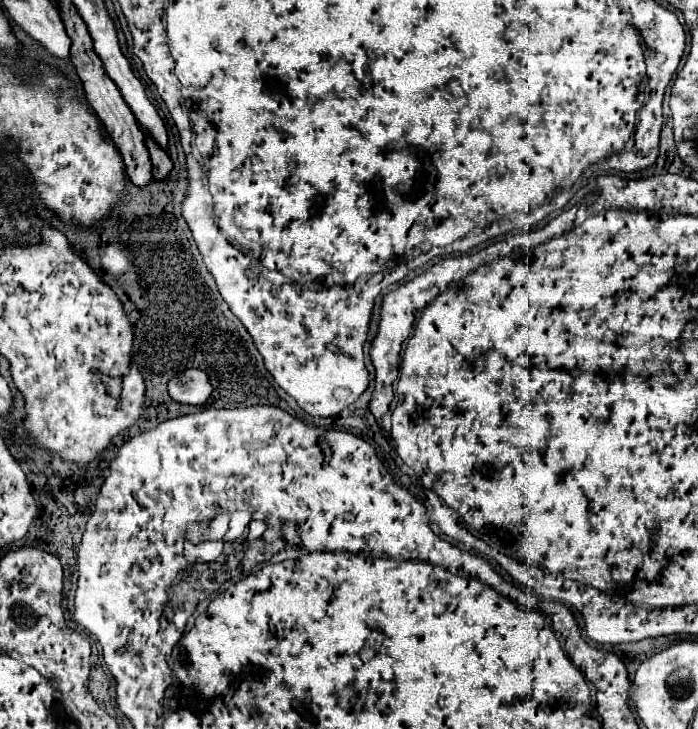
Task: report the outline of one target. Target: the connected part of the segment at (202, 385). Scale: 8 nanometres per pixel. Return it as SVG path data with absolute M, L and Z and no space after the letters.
M186 369L168 381L168 393L178 403L204 405L212 393L212 385L204 371Z

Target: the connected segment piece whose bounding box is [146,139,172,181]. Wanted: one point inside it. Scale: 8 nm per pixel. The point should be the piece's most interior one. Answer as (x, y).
(161, 162)

